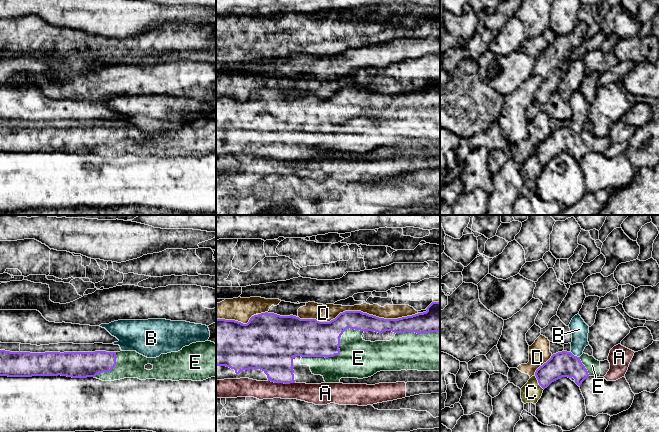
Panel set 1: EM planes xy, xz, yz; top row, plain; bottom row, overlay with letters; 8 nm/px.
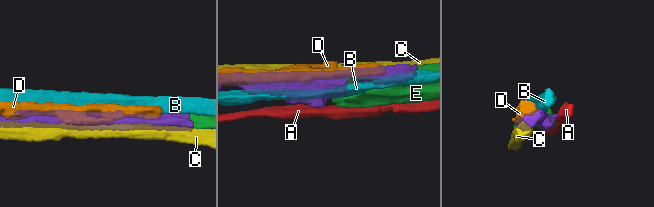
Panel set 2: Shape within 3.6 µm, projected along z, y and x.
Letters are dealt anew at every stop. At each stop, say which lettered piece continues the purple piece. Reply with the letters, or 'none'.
E

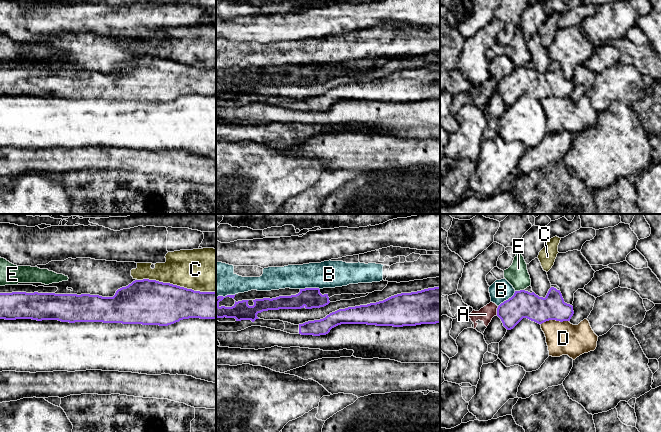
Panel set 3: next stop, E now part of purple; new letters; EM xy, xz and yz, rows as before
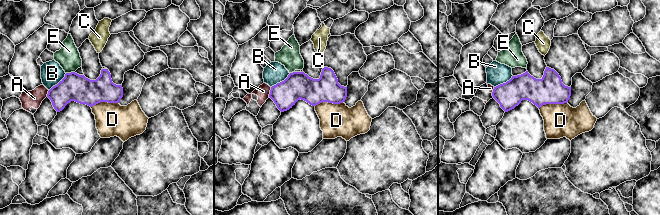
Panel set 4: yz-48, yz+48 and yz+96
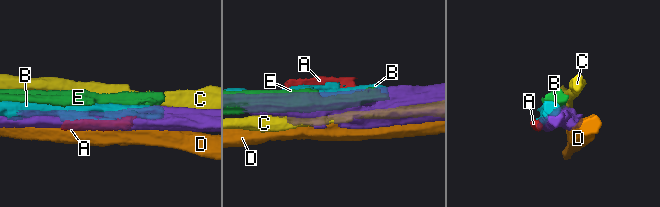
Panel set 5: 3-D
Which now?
none

